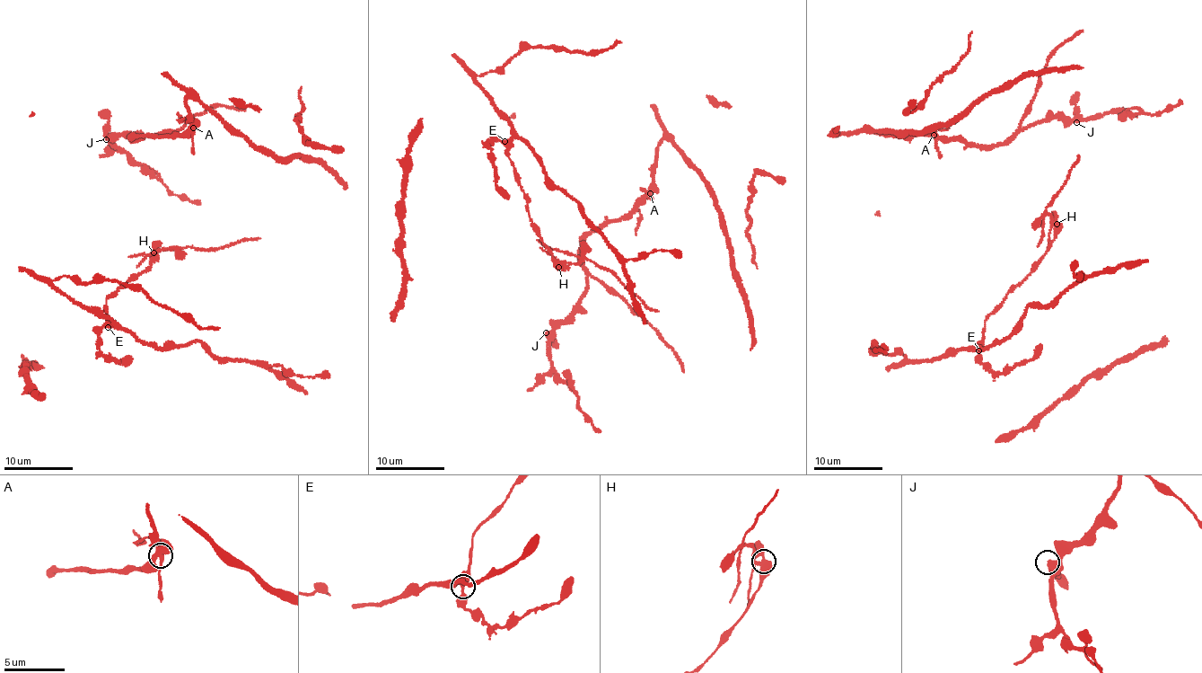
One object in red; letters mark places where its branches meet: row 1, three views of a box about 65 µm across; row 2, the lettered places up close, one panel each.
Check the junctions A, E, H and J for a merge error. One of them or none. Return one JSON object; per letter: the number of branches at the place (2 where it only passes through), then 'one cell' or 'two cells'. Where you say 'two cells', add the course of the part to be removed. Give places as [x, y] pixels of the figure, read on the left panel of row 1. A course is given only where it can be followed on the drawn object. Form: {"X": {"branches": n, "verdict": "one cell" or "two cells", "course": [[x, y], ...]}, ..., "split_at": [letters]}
{"A": {"branches": 4, "verdict": "two cells", "course": [[193, 128], [192, 121], [183, 119], [179, 120], [180, 122], [183, 118], [179, 113]]}, "E": {"branches": 3, "verdict": "one cell"}, "H": {"branches": 4, "verdict": "one cell"}, "J": {"branches": 4, "verdict": "one cell"}, "split_at": ["A"]}

